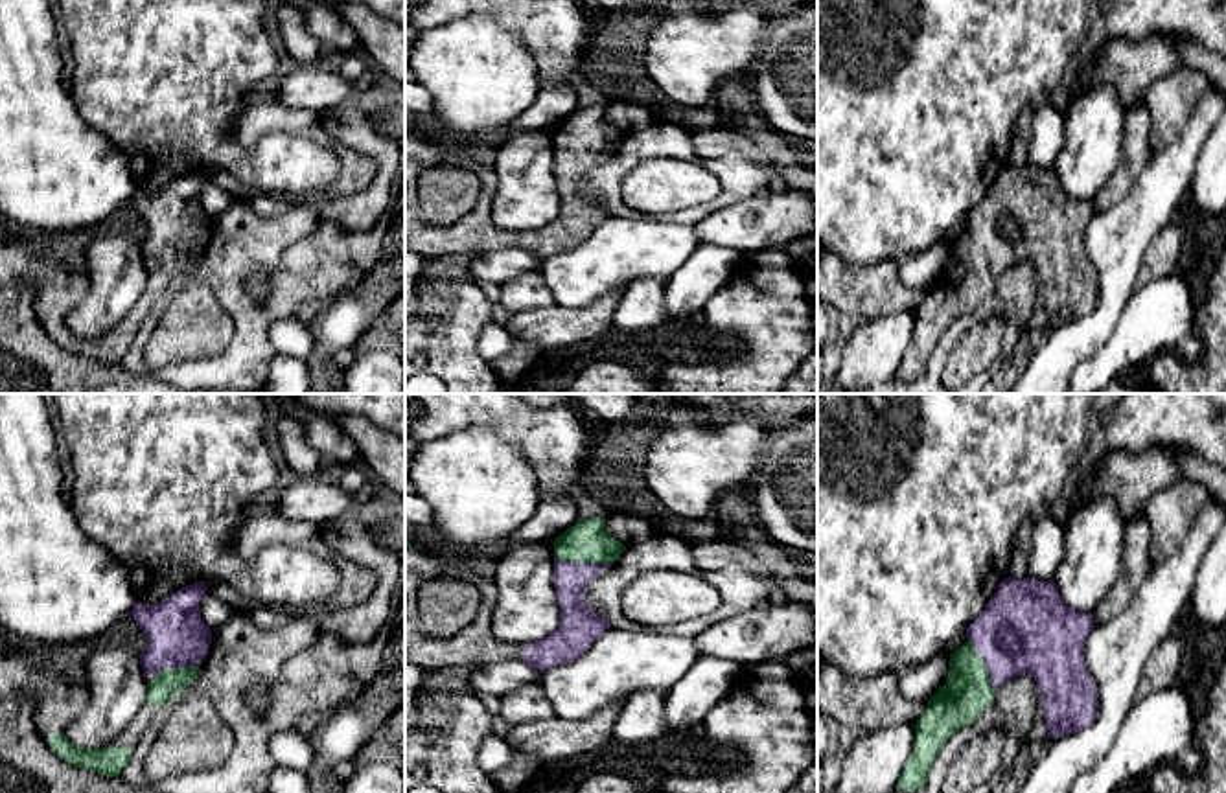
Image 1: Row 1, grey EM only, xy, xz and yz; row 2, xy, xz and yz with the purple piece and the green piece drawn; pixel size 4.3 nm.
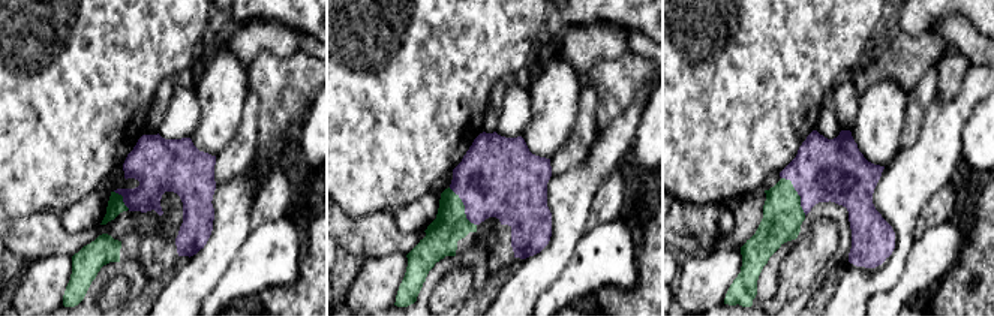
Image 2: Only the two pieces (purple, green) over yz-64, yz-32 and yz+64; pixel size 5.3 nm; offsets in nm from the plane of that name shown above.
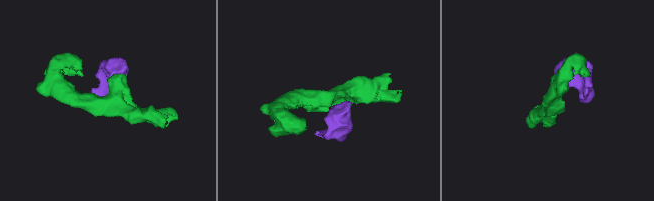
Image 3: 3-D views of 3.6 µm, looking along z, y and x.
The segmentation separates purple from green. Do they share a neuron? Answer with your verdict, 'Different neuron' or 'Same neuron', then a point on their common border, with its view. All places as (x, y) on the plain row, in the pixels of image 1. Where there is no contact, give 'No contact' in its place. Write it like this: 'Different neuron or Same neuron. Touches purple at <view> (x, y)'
Same neuron. Touches purple at xz (582, 151)

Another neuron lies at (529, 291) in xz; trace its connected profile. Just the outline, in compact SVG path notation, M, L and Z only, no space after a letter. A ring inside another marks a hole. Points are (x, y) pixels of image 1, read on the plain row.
M526 272L501 285L497 304L512 315L517 315L530 309L550 307L556 304L556 298L541 278L541 272Z

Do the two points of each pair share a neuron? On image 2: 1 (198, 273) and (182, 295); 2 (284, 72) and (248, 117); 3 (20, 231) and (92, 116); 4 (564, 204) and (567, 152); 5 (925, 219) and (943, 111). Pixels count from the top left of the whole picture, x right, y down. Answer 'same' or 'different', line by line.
1: same
2: different
3: different
4: different
5: different

